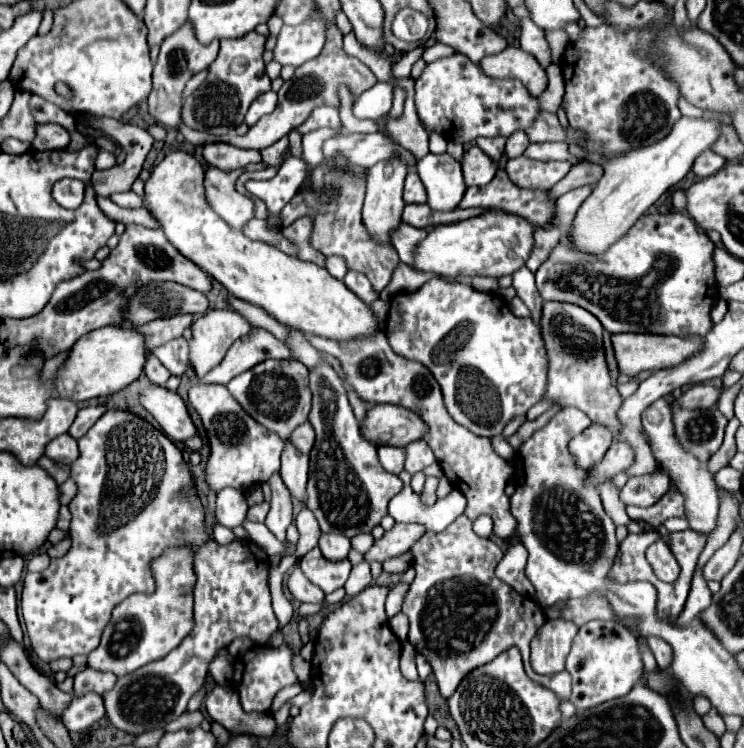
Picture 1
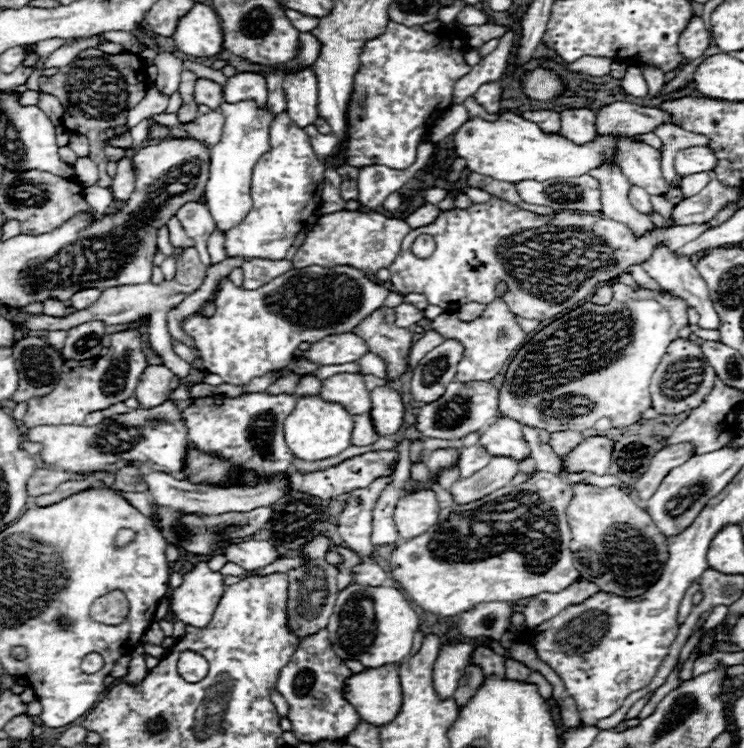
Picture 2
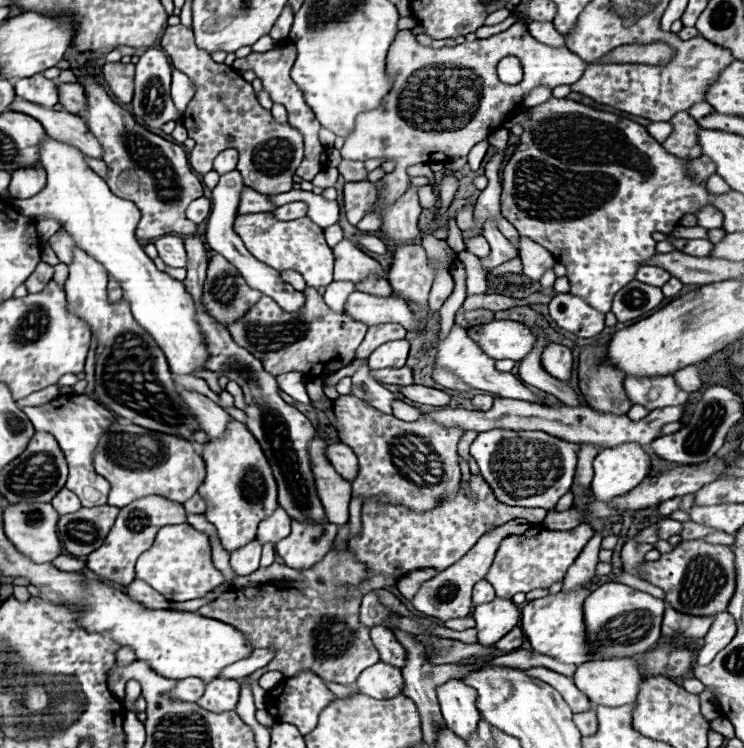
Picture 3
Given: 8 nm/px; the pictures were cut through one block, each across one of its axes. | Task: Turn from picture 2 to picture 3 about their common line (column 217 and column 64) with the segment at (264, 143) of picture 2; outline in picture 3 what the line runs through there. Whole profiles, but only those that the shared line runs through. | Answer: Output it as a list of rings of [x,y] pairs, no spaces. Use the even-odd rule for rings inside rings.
[[[48,138],[44,140],[42,144],[42,166],[48,174],[48,182],[46,182],[46,188],[36,194],[34,198],[28,198],[28,200],[14,200],[14,208],[24,214],[24,216],[30,216],[30,218],[54,218],[62,224],[62,228],[74,236],[76,244],[86,252],[90,254],[92,258],[96,258],[104,270],[122,284],[124,288],[124,298],[130,302],[130,308],[132,308],[132,314],[136,318],[136,322],[156,340],[156,344],[162,348],[162,352],[166,354],[168,358],[168,366],[170,366],[170,372],[172,374],[178,374],[178,376],[186,376],[186,374],[194,374],[198,370],[206,370],[206,360],[210,358],[208,354],[208,348],[206,348],[206,342],[204,342],[204,332],[200,330],[198,322],[196,322],[196,306],[194,306],[194,300],[192,296],[186,292],[184,284],[180,280],[174,280],[172,276],[168,276],[166,272],[160,272],[154,262],[144,254],[142,246],[138,244],[136,236],[134,236],[134,230],[136,230],[136,224],[140,220],[140,210],[136,208],[136,204],[132,204],[130,200],[124,200],[124,198],[118,198],[110,192],[110,188],[106,186],[106,182],[94,174],[78,148],[74,146],[68,146],[68,144],[62,144],[54,138]]]

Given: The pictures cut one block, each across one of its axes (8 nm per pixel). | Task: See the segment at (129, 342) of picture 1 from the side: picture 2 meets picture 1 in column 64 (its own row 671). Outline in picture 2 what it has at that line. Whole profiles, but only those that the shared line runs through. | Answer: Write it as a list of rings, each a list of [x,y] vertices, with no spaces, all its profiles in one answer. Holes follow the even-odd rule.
[[[384,664],[380,668],[366,668],[364,672],[352,674],[344,682],[344,696],[356,708],[358,716],[364,722],[370,722],[374,726],[384,726],[394,720],[396,712],[402,706],[402,688],[400,688],[400,680],[398,680],[398,666],[400,664]]]

